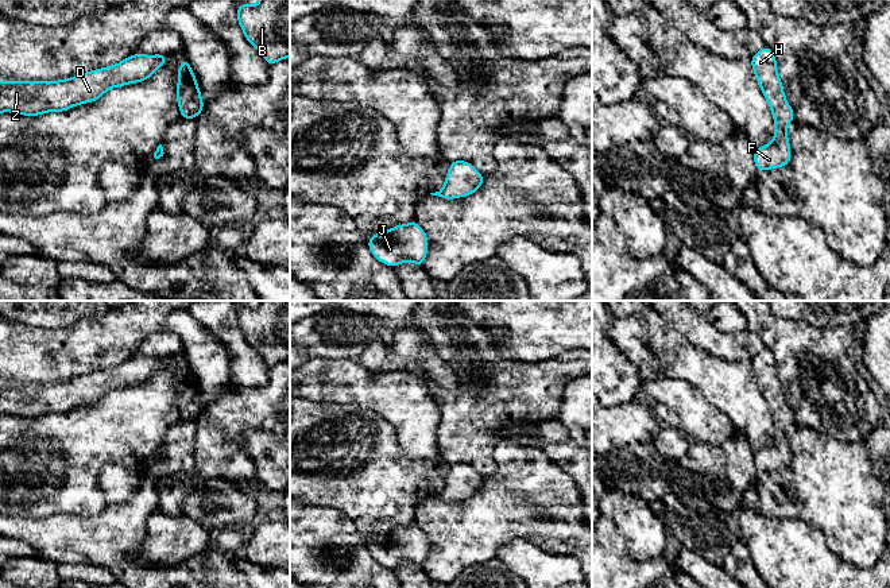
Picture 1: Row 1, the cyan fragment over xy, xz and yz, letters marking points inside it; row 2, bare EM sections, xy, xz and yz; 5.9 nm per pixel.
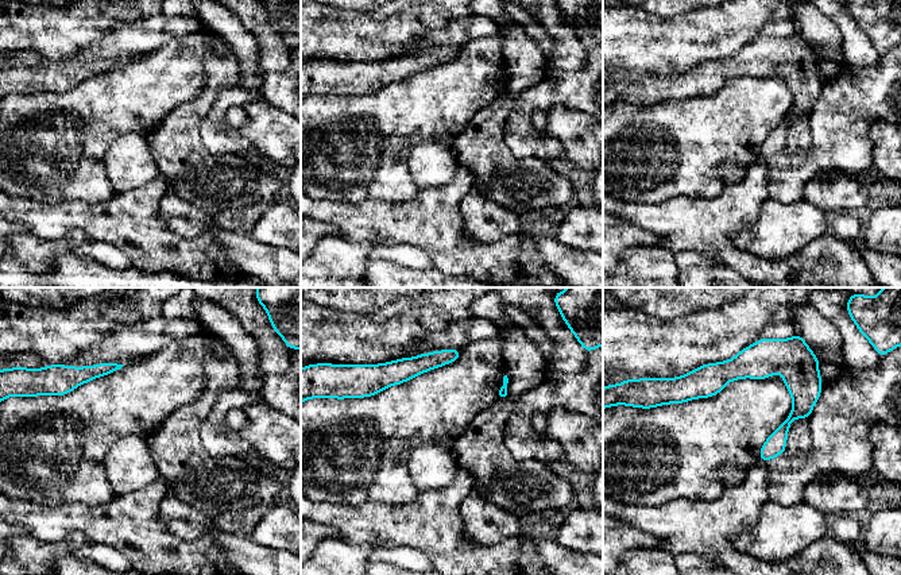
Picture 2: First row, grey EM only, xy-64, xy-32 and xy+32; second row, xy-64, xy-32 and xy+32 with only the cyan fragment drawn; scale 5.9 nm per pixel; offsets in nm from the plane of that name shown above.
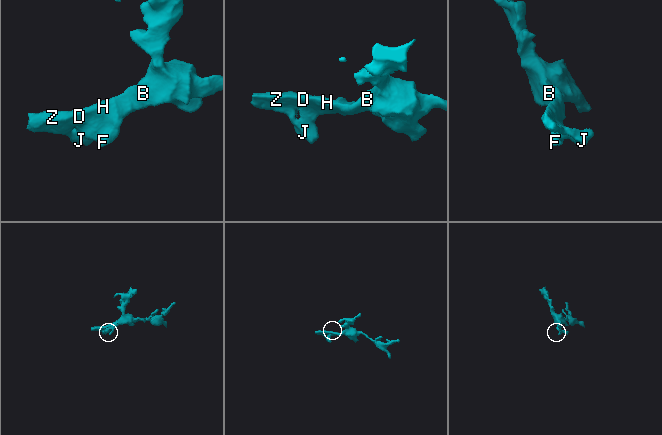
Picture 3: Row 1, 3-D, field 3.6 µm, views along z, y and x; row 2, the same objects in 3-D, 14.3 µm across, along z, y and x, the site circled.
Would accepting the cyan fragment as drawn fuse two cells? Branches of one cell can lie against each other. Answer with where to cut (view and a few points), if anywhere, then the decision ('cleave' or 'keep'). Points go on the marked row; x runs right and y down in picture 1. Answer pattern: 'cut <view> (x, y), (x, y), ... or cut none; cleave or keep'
cut none; keep

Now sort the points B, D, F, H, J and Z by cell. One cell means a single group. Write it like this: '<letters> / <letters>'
B D F H J Z

